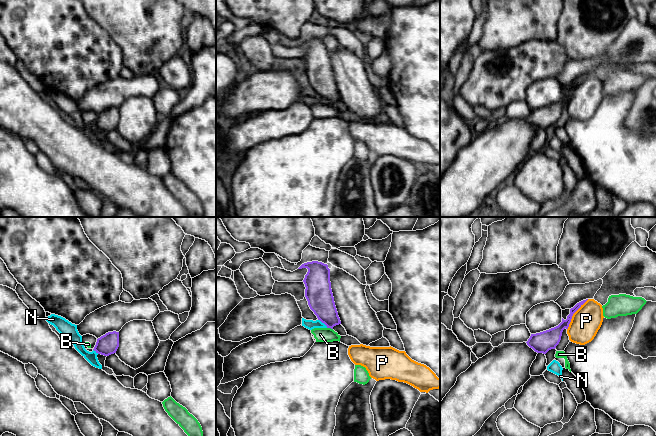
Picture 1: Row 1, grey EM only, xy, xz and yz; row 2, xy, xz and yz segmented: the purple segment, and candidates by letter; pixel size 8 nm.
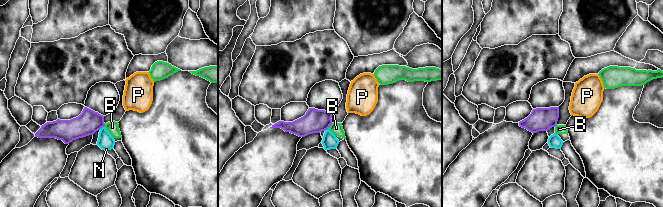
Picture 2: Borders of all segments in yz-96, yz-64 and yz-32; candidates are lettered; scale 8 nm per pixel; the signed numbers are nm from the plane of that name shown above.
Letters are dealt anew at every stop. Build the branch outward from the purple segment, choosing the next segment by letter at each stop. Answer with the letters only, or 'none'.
none

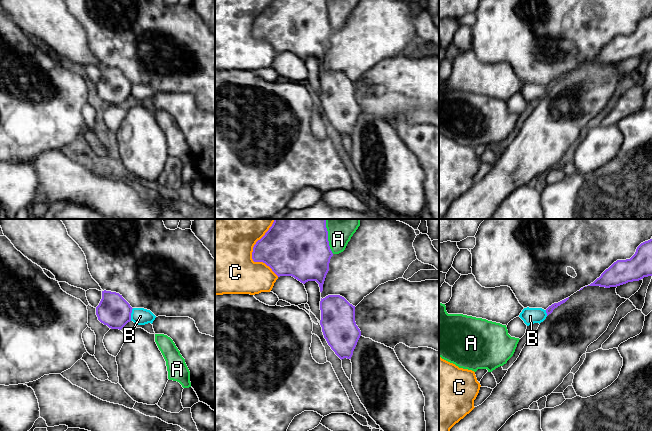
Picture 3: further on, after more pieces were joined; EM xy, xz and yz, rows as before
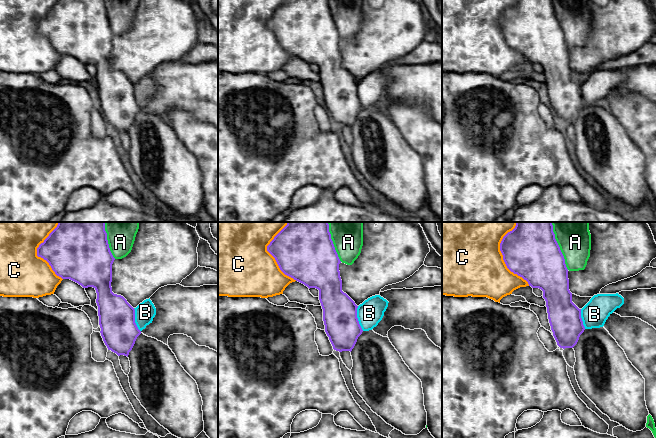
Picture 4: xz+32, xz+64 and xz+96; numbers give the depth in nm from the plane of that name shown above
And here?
none

